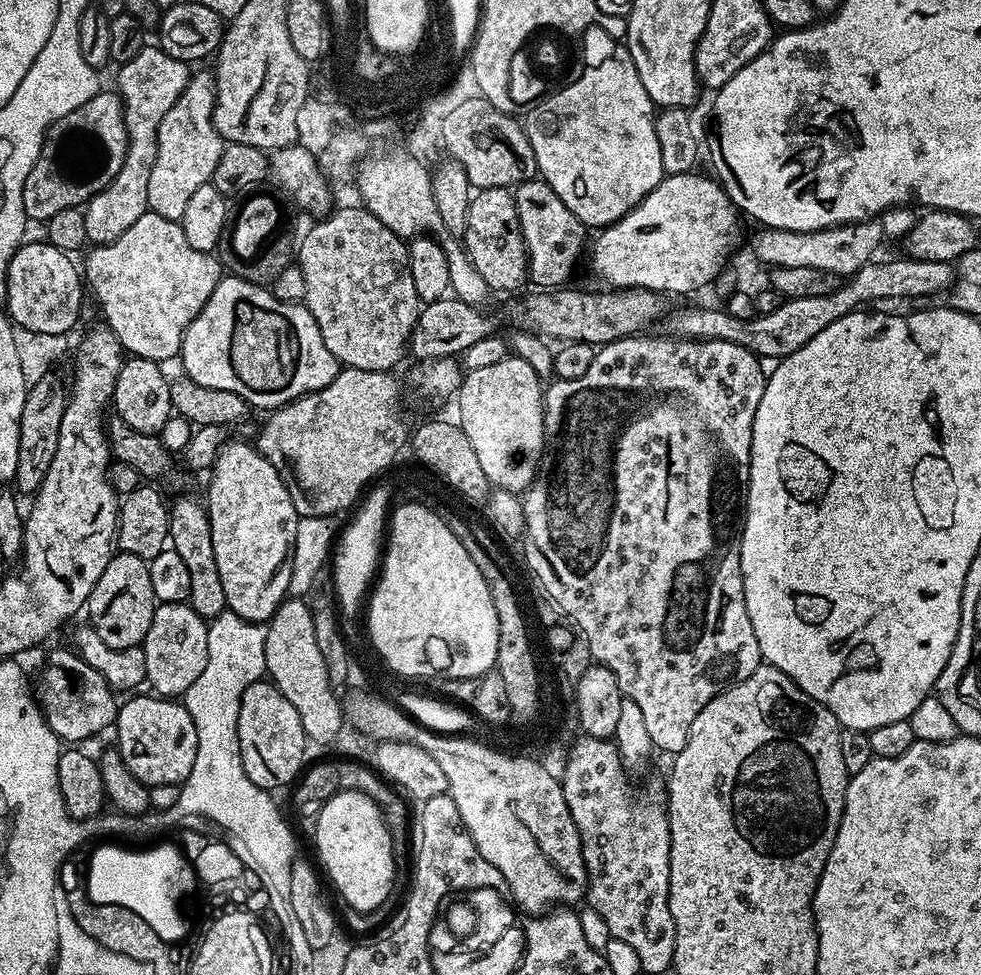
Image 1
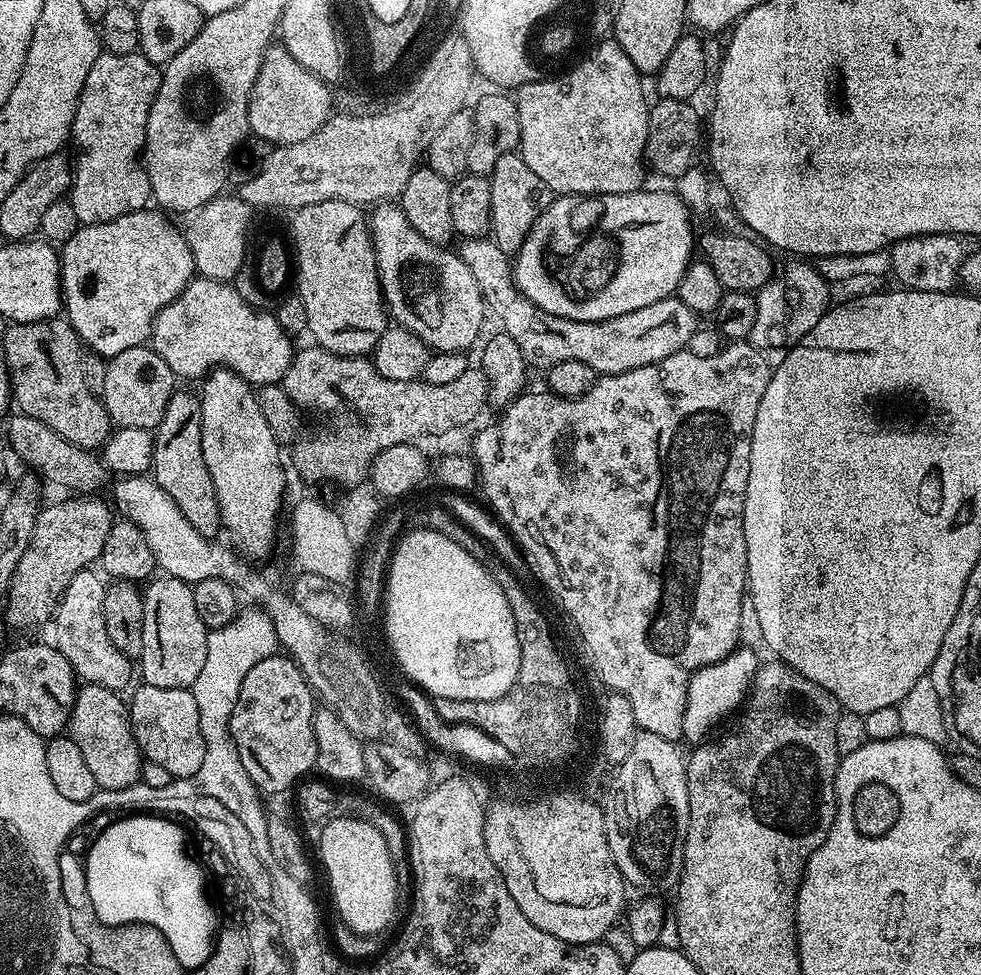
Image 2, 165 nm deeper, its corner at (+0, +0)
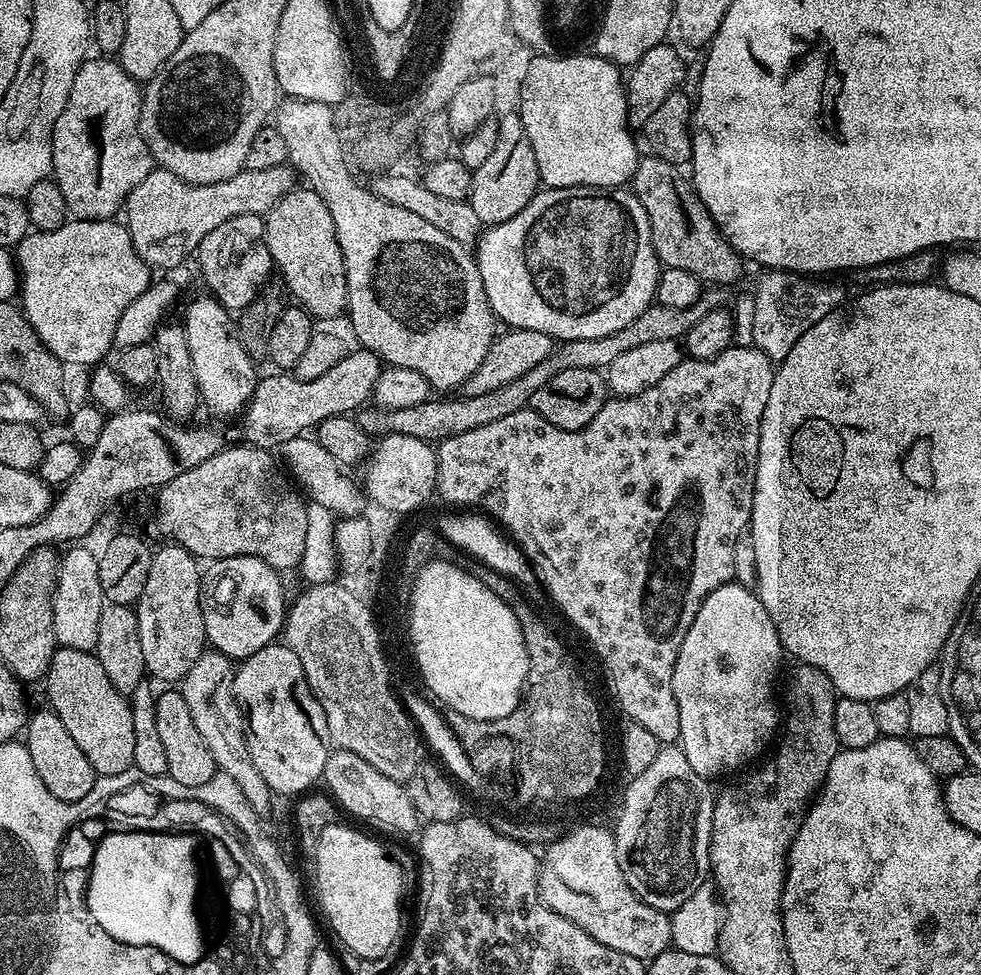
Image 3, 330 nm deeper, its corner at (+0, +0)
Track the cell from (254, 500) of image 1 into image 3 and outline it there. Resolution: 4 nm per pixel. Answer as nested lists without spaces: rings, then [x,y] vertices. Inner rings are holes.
[[[203,295],[189,302],[182,319],[186,342],[190,346],[190,358],[194,358],[194,378],[198,382],[200,399],[205,409],[208,407],[220,415],[217,417],[239,417],[248,407],[256,389],[258,373],[252,365],[255,364],[254,358],[242,346],[233,313],[222,307],[215,296]]]

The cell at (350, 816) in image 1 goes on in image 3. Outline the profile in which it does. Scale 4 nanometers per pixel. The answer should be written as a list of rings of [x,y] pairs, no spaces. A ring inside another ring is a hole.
[[[333,822],[322,830],[318,838],[316,855],[316,896],[320,899],[320,908],[332,927],[332,932],[344,943],[349,952],[362,958],[382,958],[389,955],[400,936],[400,899],[406,896],[400,868],[392,859],[389,849],[383,848],[375,835],[367,836],[356,828],[347,828],[341,822]]]

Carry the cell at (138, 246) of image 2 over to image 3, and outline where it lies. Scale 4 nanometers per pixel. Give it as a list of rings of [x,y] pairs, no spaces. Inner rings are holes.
[[[72,218],[58,226],[58,230],[29,231],[28,235],[15,245],[14,259],[20,274],[18,300],[22,305],[24,317],[30,322],[30,326],[34,326],[46,350],[57,356],[64,366],[99,365],[103,361],[100,359],[108,351],[113,351],[114,330],[118,330],[118,318],[122,318],[122,310],[126,310],[126,306],[130,306],[130,302],[134,302],[134,298],[138,298],[138,294],[142,294],[142,290],[146,290],[154,280],[148,264],[134,250],[127,227],[115,219]]]

